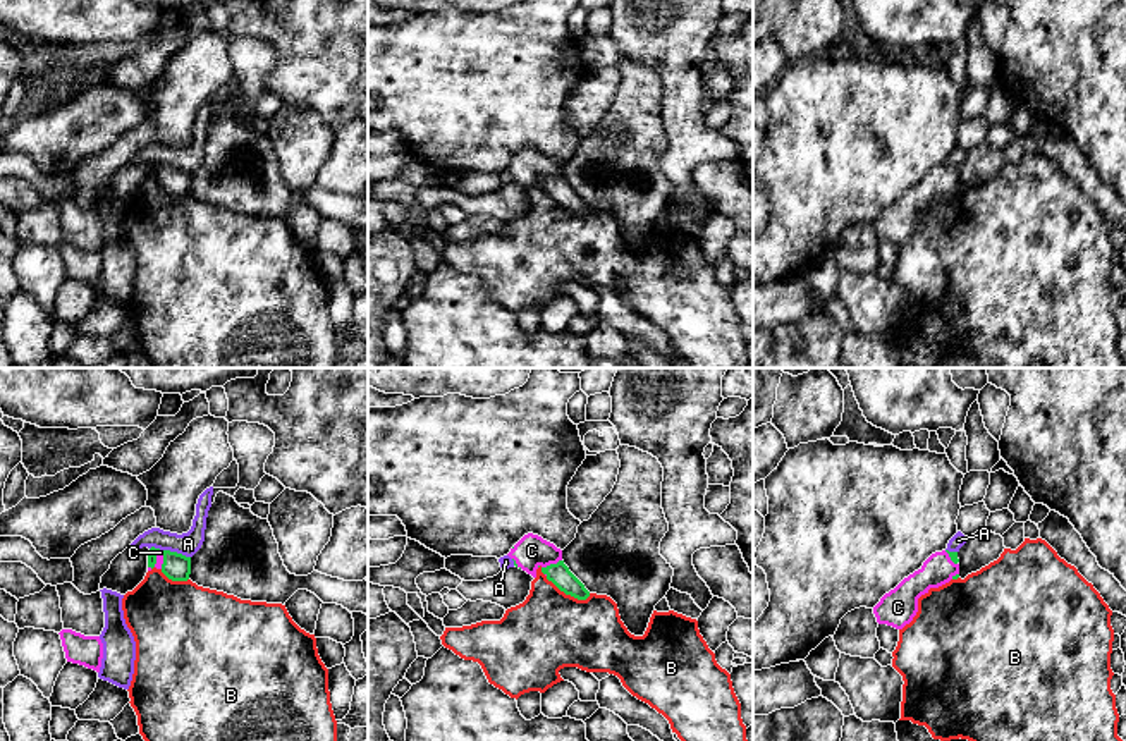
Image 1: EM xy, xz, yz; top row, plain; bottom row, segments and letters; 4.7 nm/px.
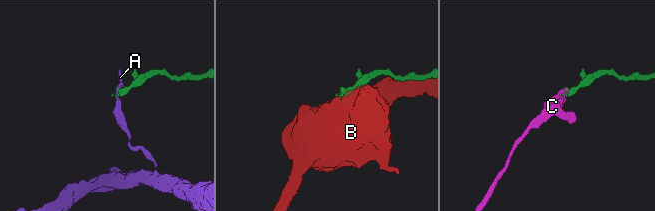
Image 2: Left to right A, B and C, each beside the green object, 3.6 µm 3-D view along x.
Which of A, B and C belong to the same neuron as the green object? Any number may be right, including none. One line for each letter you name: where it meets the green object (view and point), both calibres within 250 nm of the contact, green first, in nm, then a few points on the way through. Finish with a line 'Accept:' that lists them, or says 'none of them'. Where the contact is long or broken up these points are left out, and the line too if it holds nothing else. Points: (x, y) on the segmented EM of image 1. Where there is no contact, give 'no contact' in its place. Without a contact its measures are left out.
C: contact xz (550, 564); calibres 100 and 160 nm; way xz (559, 575), (550, 564), (538, 552), (532, 551)
Accept: C

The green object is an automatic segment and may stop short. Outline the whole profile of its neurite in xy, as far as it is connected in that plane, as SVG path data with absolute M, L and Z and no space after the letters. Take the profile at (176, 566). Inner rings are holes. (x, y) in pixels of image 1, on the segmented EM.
M151 547L148 567L160 569L172 581L187 581L191 574L191 557Z

